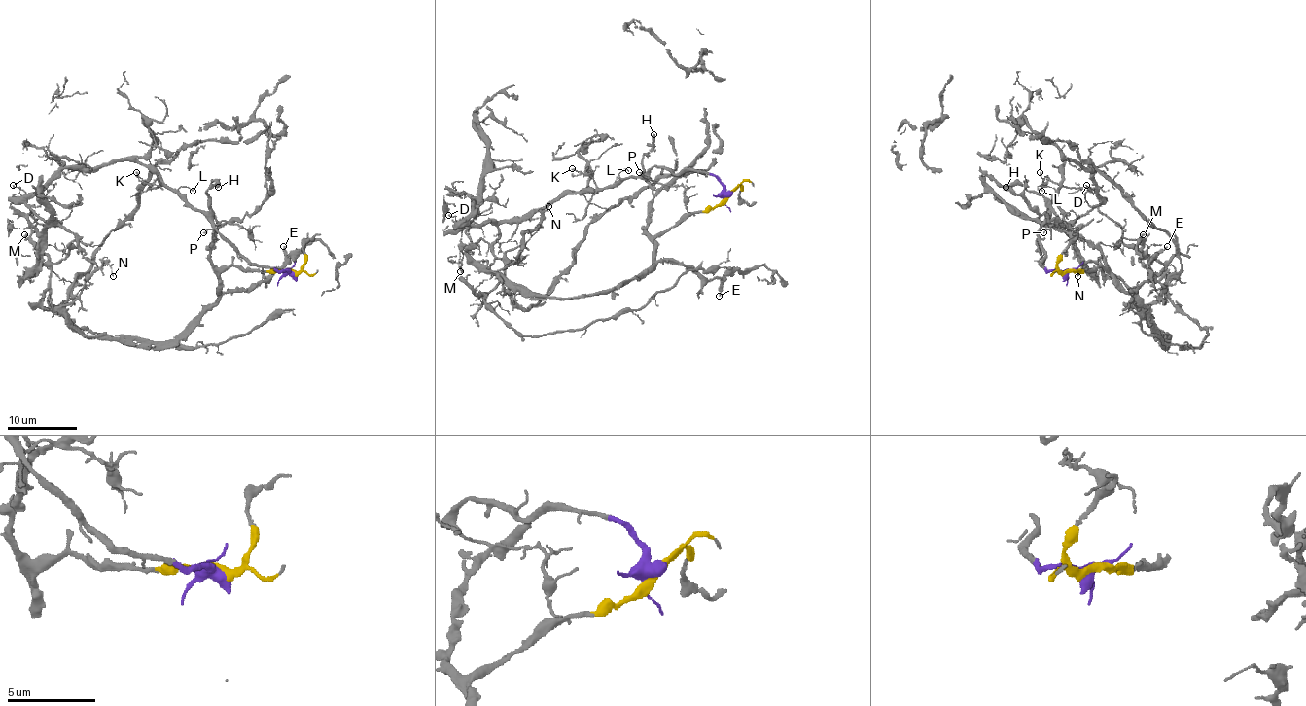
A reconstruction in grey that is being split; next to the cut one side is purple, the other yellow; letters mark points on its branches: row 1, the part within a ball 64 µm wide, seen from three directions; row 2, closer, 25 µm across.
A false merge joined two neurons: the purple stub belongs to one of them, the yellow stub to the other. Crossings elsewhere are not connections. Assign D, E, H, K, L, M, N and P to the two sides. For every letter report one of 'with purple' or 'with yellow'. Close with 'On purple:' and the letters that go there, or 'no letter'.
D: with purple
E: with yellow
H: with yellow
K: with purple
L: with purple
M: with purple
N: with yellow
P: with purple
On purple: D, K, L, M, P

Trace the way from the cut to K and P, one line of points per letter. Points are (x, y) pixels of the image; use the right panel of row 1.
K: (1067, 272), (1042, 265), (1045, 250), (1041, 245), (1039, 228), (1060, 187), (1049, 180), (1045, 184), (1041, 171)
P: (1067, 272), (1047, 271), (1042, 265), (1045, 254), (1039, 232), (1041, 228), (1047, 224), (1049, 229), (1043, 232)

